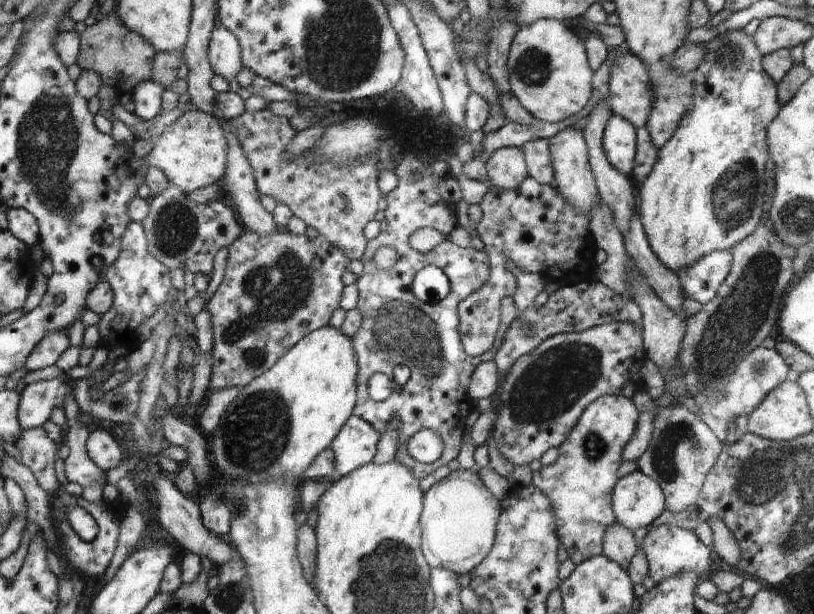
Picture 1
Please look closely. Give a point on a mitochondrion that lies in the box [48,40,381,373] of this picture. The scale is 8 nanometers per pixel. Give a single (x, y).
(280, 289)

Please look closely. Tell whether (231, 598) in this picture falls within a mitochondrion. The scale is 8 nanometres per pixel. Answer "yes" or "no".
yes

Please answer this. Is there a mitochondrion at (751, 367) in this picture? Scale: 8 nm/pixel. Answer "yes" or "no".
yes

